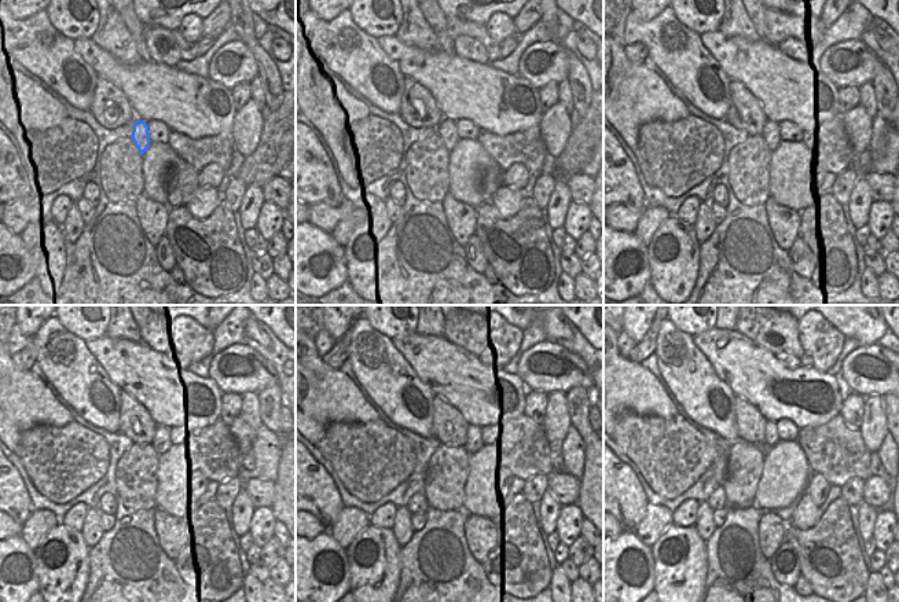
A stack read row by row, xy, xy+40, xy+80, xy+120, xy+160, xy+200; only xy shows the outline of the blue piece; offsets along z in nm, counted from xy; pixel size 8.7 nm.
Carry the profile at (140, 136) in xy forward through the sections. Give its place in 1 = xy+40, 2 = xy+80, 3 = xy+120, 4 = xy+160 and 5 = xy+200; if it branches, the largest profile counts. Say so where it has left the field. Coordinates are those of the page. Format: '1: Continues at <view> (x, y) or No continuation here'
1: Continues at xy+40 (447, 131)
2: Continues at xy+80 (771, 132)
3: Continues at xy+120 (161, 443)
4: Continues at xy+160 (473, 443)
5: Continues at xy+200 (782, 430)

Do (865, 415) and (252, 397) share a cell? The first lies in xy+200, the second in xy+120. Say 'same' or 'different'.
same

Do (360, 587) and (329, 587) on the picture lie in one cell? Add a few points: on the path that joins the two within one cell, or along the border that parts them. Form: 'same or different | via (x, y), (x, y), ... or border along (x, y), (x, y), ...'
different | border along (345, 555), (349, 587)

